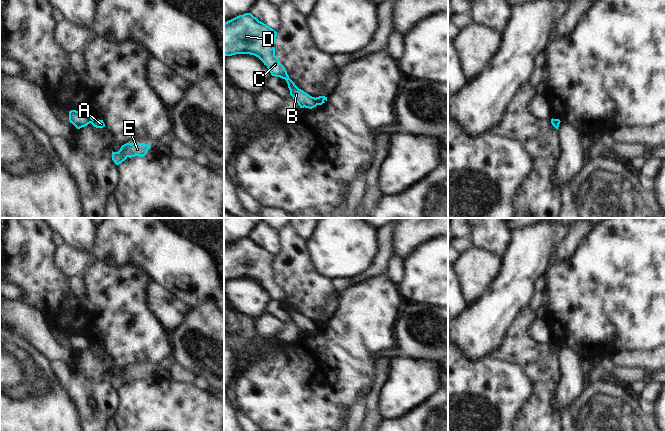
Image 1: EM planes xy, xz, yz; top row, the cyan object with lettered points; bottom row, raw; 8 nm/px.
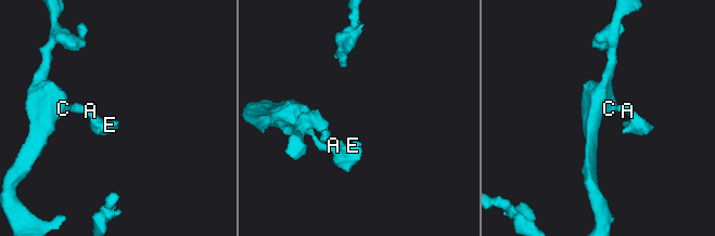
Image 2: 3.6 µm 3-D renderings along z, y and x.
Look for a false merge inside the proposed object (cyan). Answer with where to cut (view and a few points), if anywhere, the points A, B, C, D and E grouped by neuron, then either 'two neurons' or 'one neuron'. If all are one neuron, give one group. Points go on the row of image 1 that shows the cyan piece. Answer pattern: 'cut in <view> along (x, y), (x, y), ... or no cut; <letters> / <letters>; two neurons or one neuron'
cut in xz along (315, 98), (317, 104); A E / B C D; two neurons

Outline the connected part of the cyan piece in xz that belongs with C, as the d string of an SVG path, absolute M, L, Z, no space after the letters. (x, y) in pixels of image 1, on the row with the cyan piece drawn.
M251 13L239 15L224 23L224 55L250 54L267 66L272 76L285 79L290 95L300 108L317 106L316 98L299 89L289 78L285 67L275 56L277 32Z

